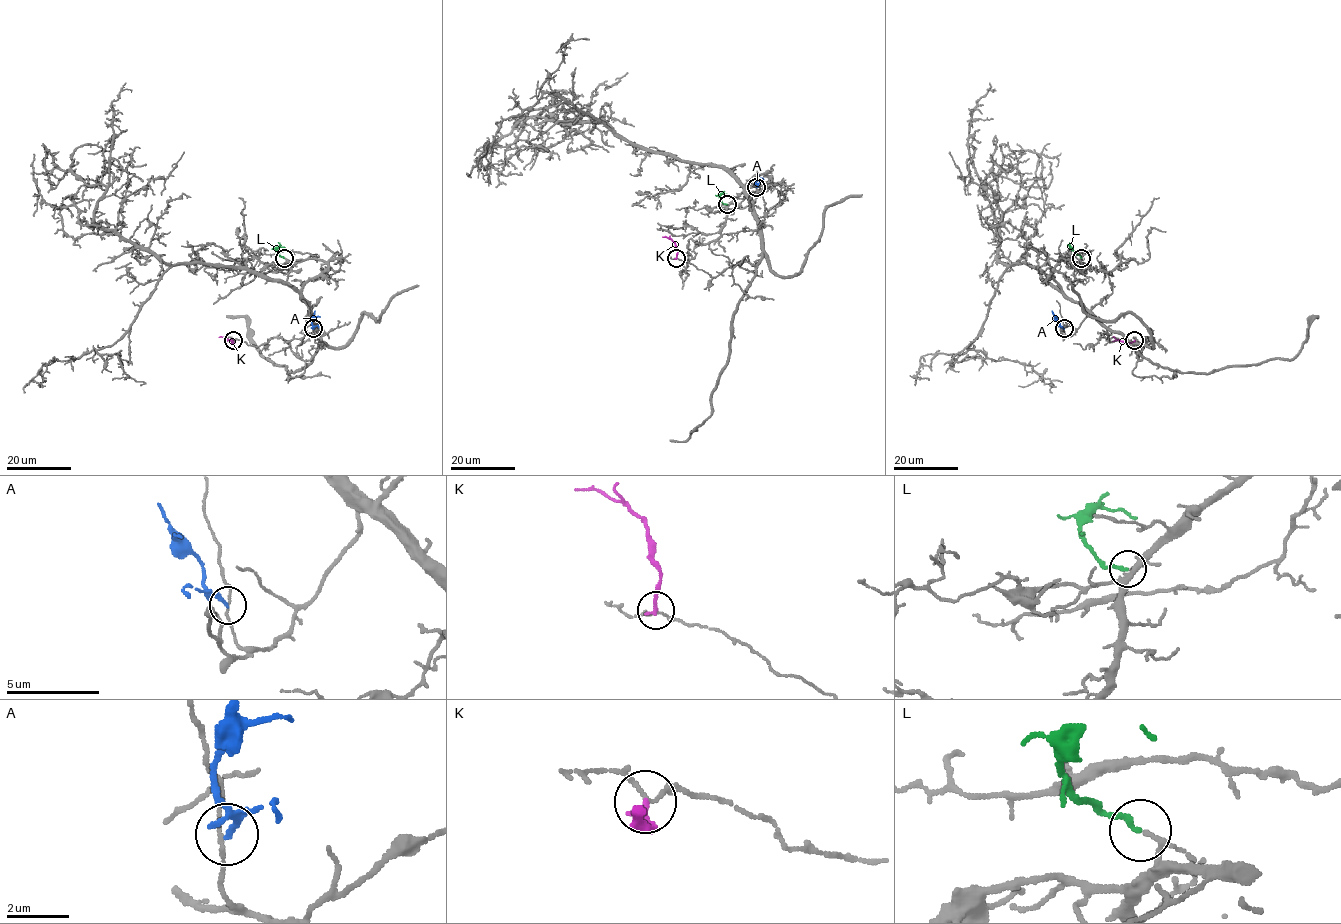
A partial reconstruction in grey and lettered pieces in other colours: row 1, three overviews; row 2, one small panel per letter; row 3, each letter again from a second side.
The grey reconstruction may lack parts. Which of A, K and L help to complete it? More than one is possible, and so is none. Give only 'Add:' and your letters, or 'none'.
Add: L

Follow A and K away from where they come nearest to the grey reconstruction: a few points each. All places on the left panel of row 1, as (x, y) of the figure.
A: (313, 329), (315, 311)
K: (233, 340), (233, 343), (218, 337)

